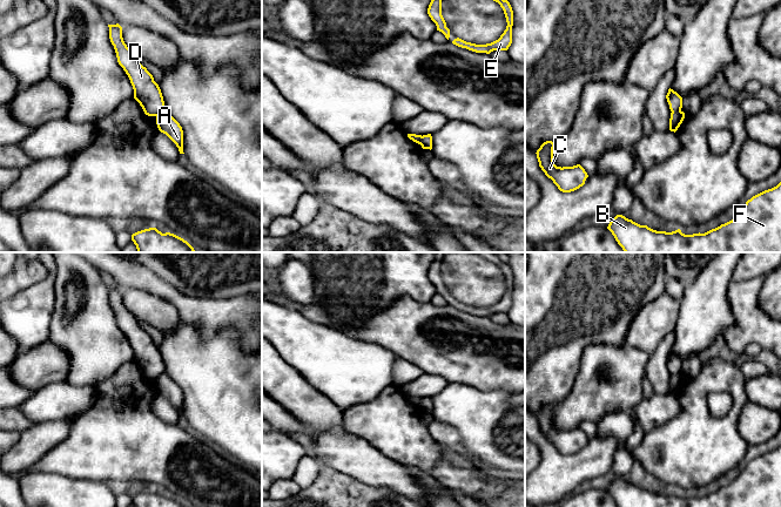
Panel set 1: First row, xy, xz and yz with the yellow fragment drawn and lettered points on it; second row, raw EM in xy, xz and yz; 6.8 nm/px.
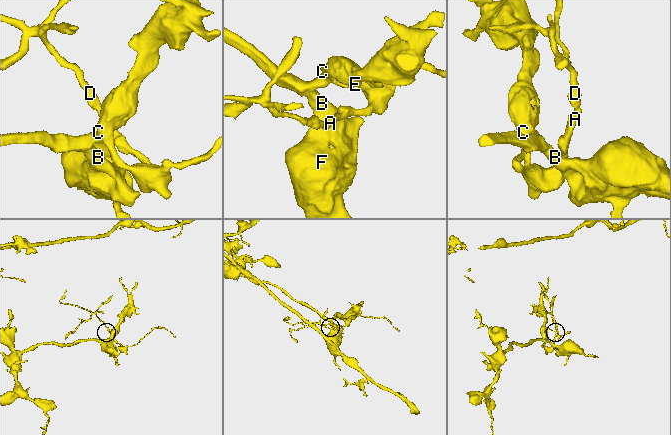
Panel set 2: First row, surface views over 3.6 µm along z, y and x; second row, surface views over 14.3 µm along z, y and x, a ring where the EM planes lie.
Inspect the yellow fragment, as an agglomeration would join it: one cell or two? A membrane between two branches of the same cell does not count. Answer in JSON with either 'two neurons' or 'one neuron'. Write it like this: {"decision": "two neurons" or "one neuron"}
{"decision": "two neurons"}

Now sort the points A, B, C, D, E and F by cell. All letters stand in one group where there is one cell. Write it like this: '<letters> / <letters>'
A B C E F / D

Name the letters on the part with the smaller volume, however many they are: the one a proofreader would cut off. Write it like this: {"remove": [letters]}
{"remove": ["D"]}

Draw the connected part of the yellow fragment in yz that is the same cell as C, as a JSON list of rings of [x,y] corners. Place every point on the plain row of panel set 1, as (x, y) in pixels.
[[[546,404],[537,413],[539,430],[545,438],[553,444],[558,452],[563,455],[571,455],[585,447],[588,440],[585,432],[580,428],[557,430],[553,426],[553,411],[557,405]]]

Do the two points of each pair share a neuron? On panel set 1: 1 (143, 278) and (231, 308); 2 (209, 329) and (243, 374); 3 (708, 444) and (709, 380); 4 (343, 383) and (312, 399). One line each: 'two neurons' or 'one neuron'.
1: one neuron
2: two neurons
3: one neuron
4: two neurons

